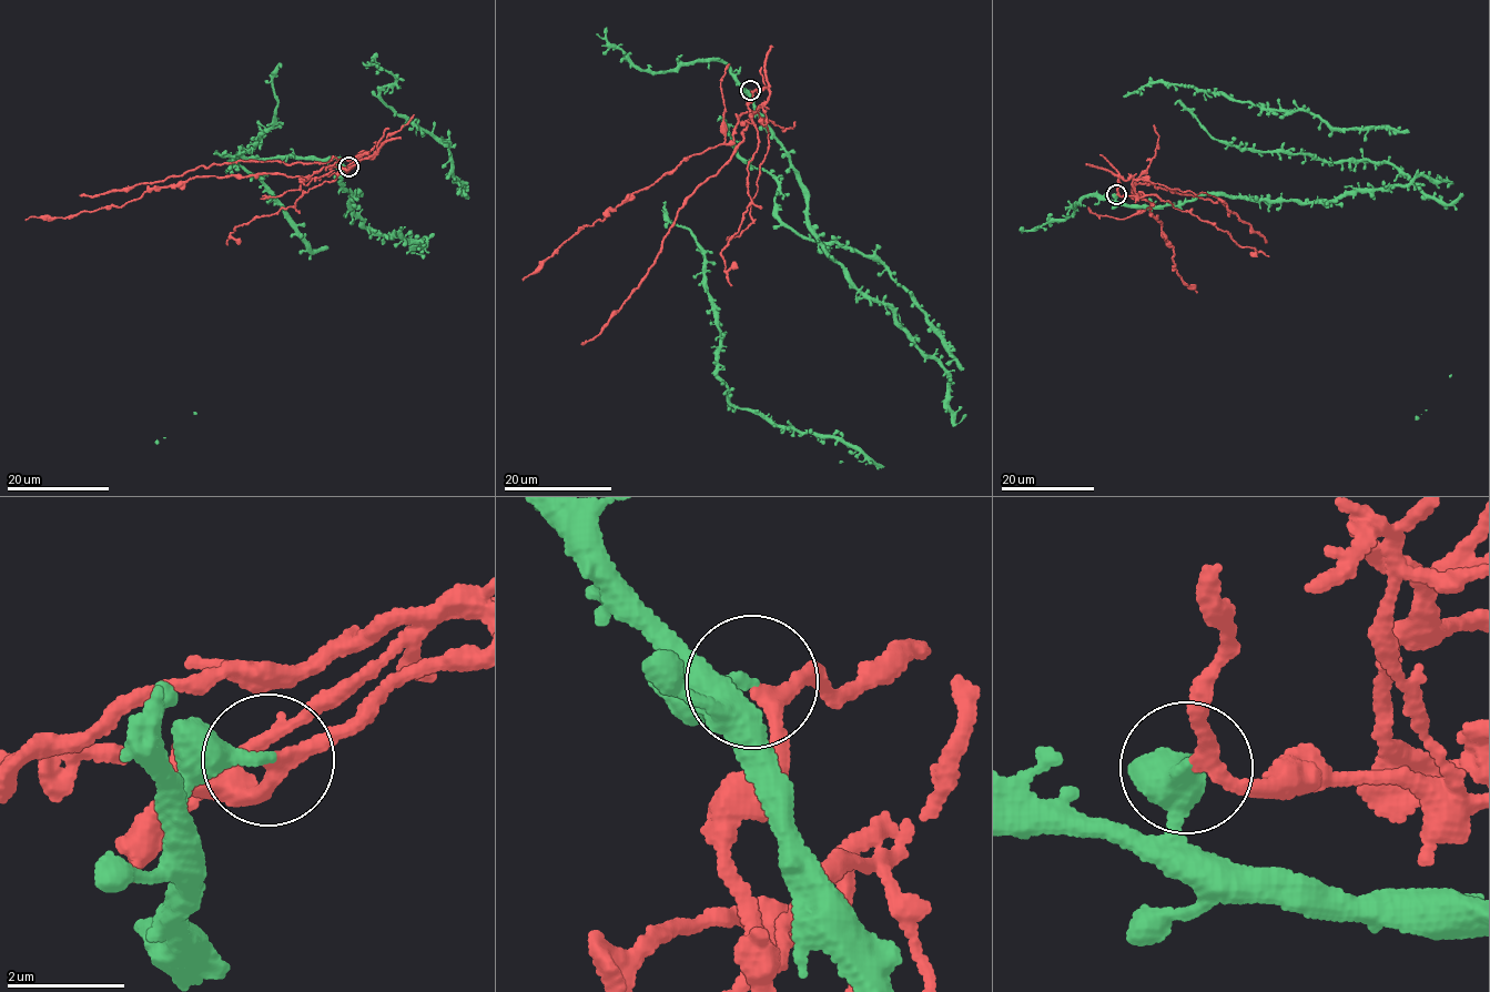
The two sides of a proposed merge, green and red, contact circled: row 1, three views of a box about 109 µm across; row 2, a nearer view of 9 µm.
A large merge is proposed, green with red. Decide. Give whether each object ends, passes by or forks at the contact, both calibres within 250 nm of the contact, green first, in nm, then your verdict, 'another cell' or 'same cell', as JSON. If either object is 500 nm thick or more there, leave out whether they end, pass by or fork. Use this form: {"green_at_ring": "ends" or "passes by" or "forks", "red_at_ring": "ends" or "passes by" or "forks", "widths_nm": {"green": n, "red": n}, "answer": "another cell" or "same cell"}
{"green_at_ring": "ends", "red_at_ring": "passes by", "widths_nm": {"green": 300, "red": 240}, "answer": "another cell"}

